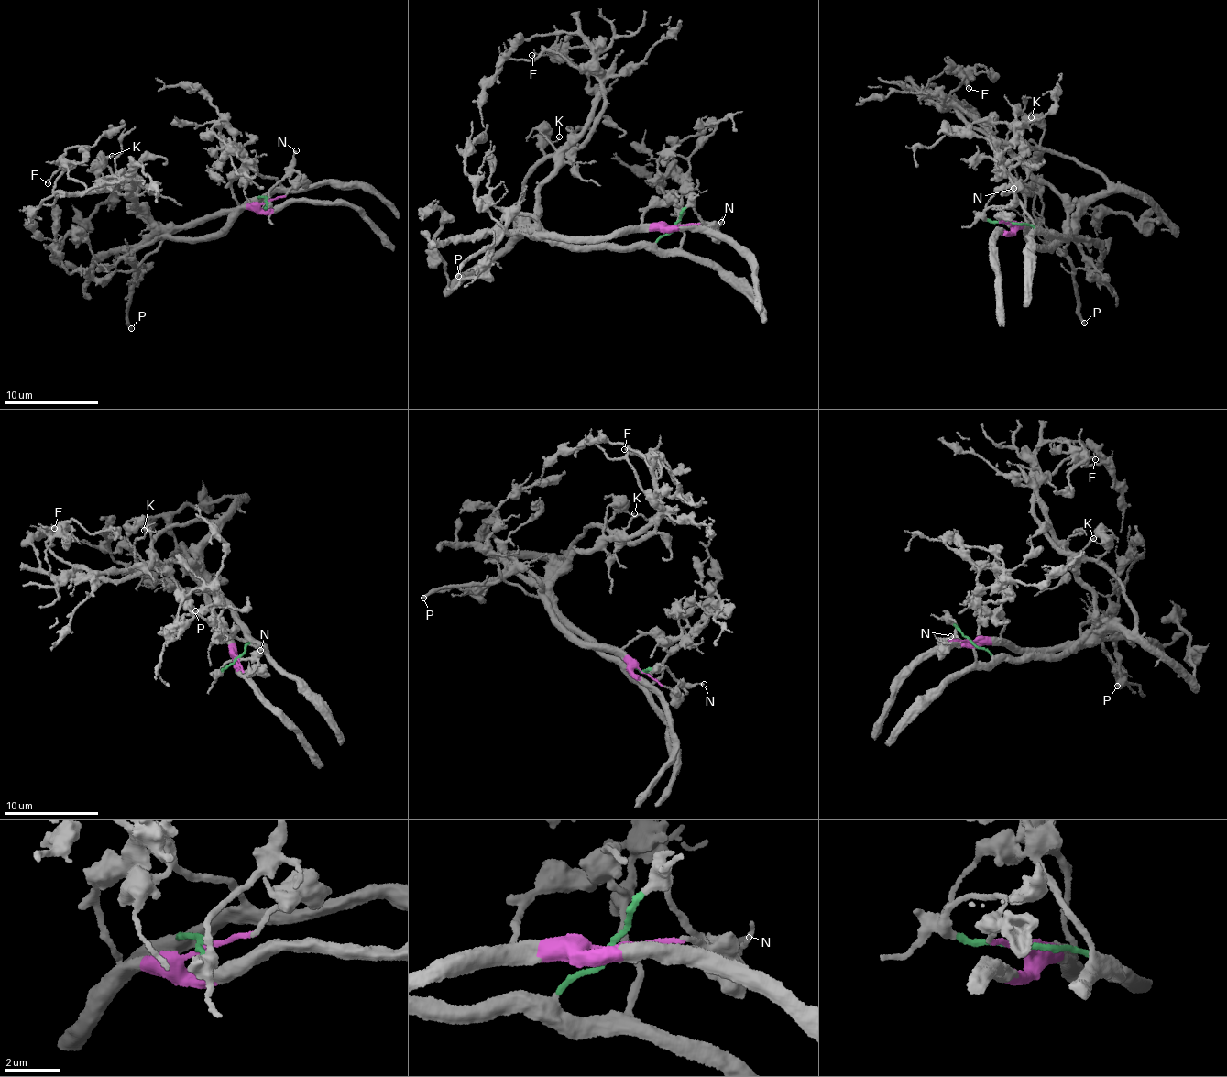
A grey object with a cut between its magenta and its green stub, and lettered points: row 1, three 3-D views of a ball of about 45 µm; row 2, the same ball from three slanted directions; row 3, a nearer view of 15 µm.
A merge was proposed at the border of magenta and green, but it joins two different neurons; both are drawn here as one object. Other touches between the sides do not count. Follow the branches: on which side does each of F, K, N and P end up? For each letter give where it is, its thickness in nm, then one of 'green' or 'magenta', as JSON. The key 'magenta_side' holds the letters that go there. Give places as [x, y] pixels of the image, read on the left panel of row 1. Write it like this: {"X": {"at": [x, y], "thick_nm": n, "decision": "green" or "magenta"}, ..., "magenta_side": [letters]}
{"F": {"at": [48, 183], "thick_nm": 150, "decision": "magenta"}, "K": {"at": [112, 156], "thick_nm": 120, "decision": "magenta"}, "N": {"at": [296, 150], "thick_nm": 170, "decision": "green"}, "P": {"at": [131, 328], "thick_nm": 260, "decision": "magenta"}, "magenta_side": ["F", "K", "P"]}

